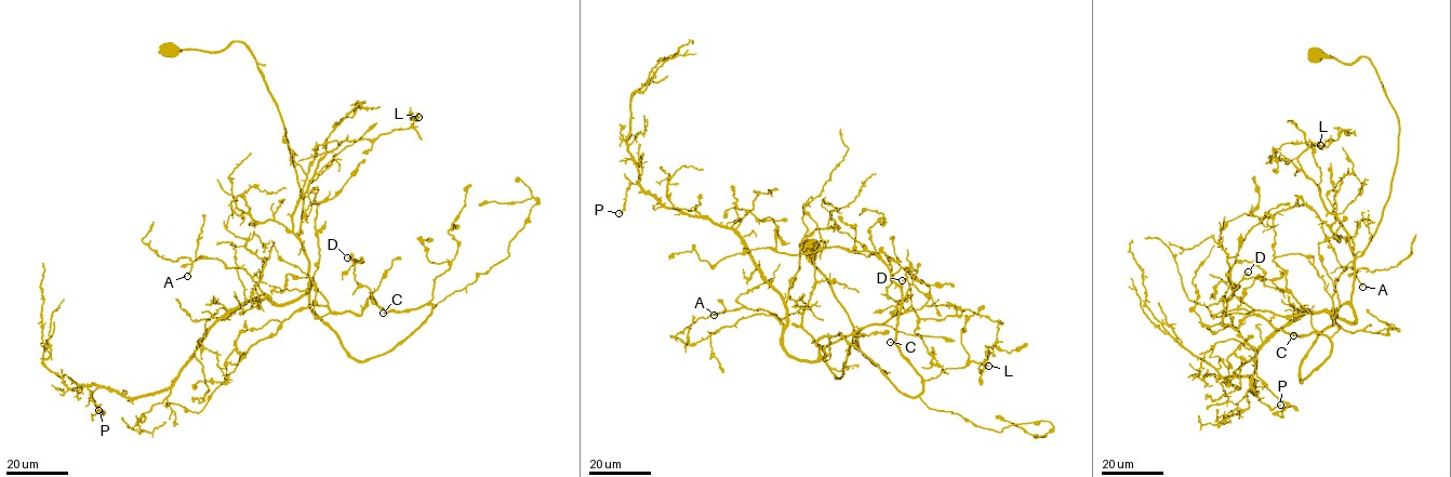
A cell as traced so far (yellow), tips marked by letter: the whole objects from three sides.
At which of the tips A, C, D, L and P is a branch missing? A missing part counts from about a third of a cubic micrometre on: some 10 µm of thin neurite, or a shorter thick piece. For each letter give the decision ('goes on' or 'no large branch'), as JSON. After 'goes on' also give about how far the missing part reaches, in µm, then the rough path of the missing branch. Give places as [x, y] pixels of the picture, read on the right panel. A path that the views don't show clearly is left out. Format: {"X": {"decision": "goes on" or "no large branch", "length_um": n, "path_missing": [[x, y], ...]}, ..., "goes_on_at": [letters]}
{"A": {"decision": "no large branch"}, "C": {"decision": "goes on", "length_um": 35}, "D": {"decision": "goes on", "length_um": 4}, "L": {"decision": "no large branch"}, "P": {"decision": "no large branch"}, "goes_on_at": ["C", "D"]}

